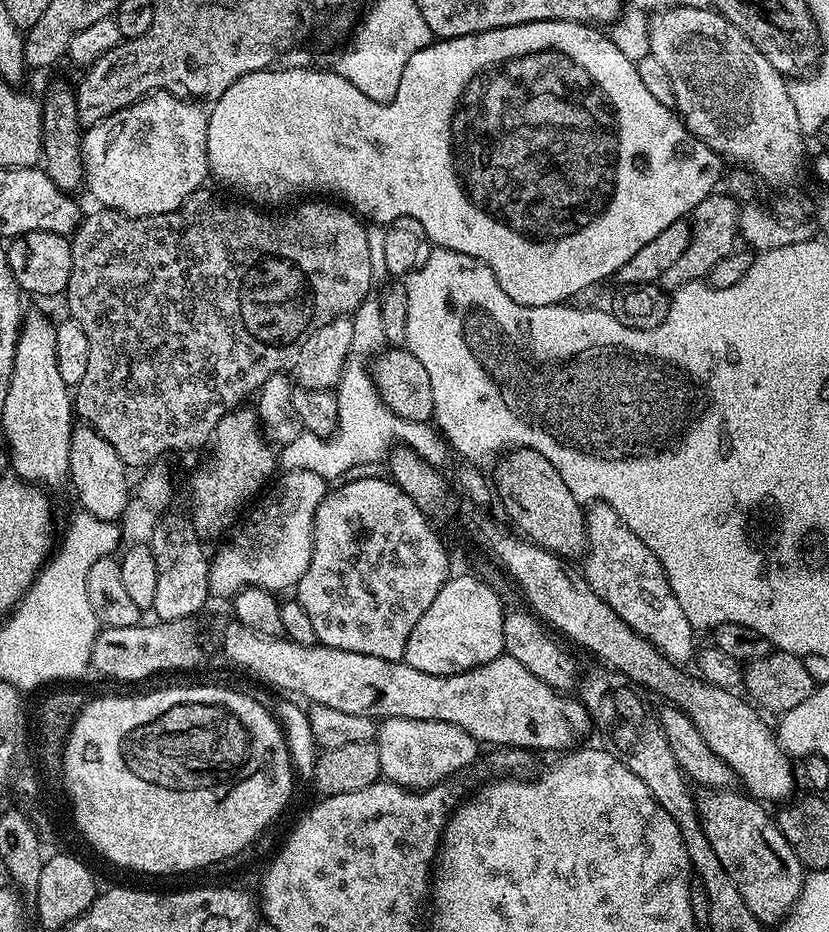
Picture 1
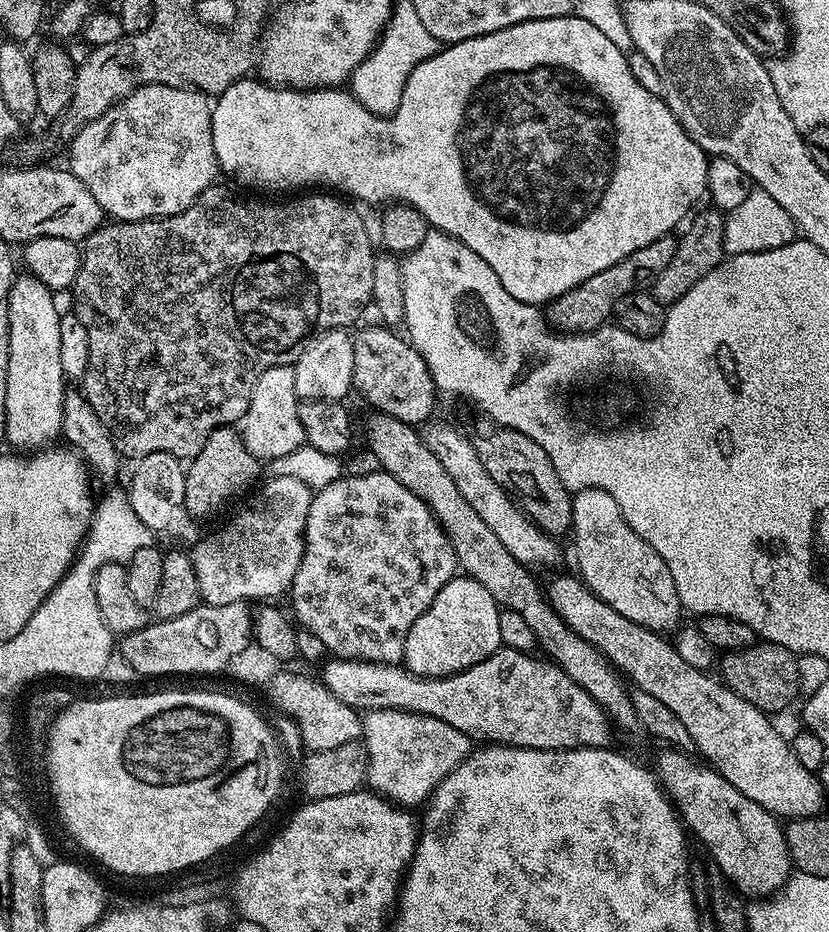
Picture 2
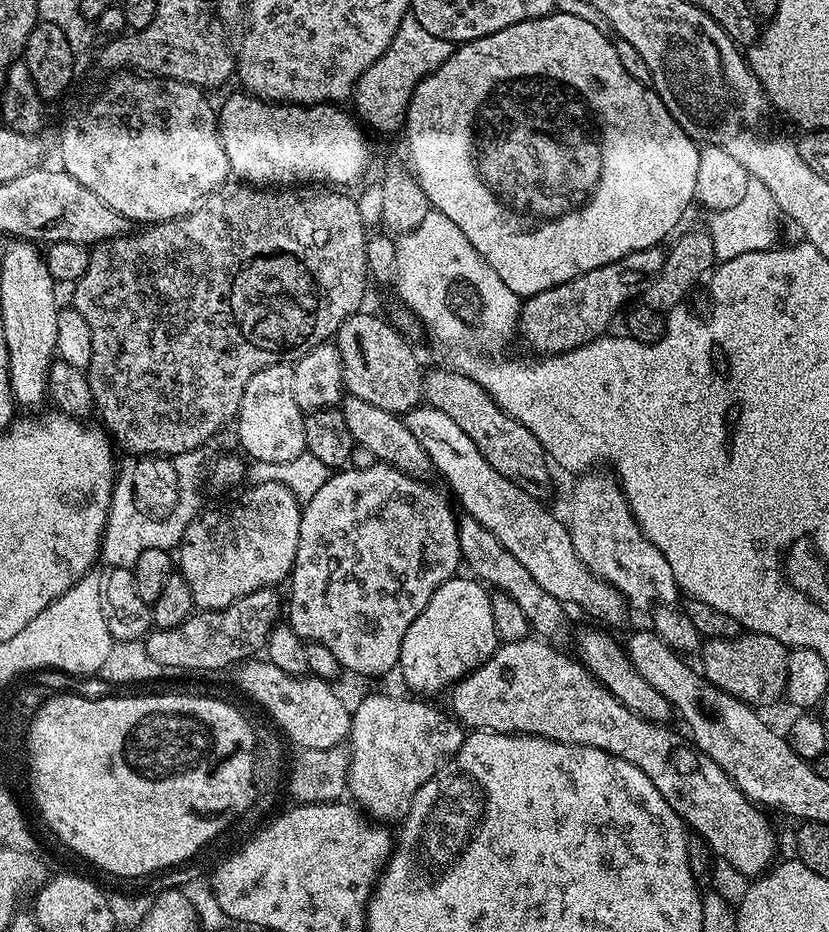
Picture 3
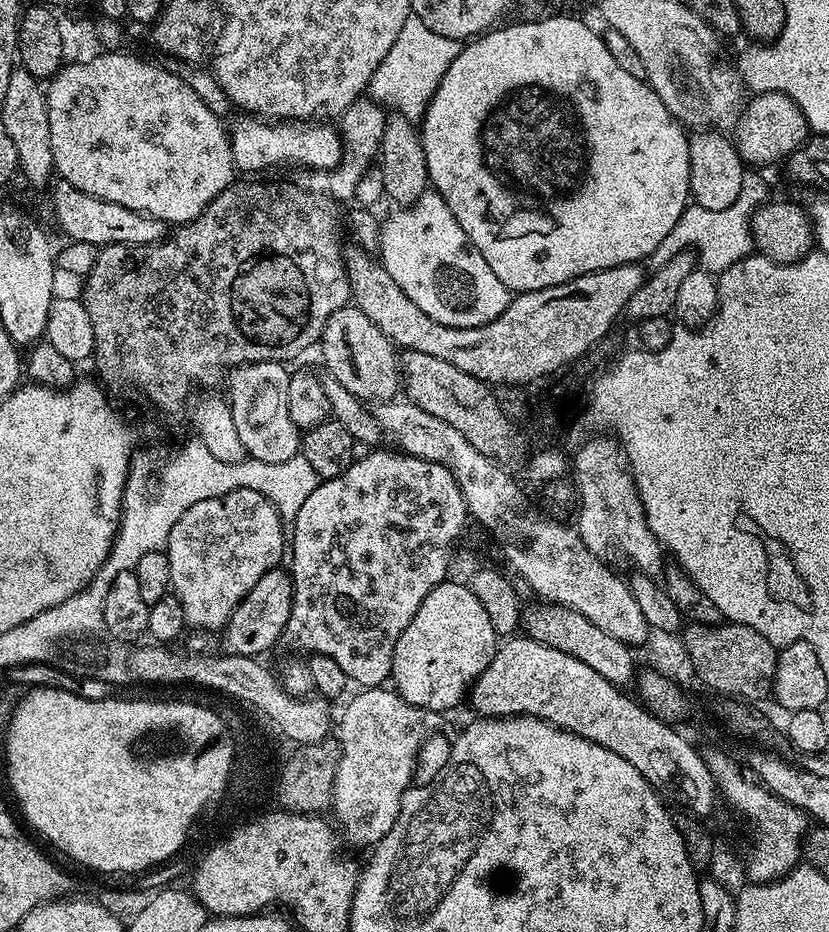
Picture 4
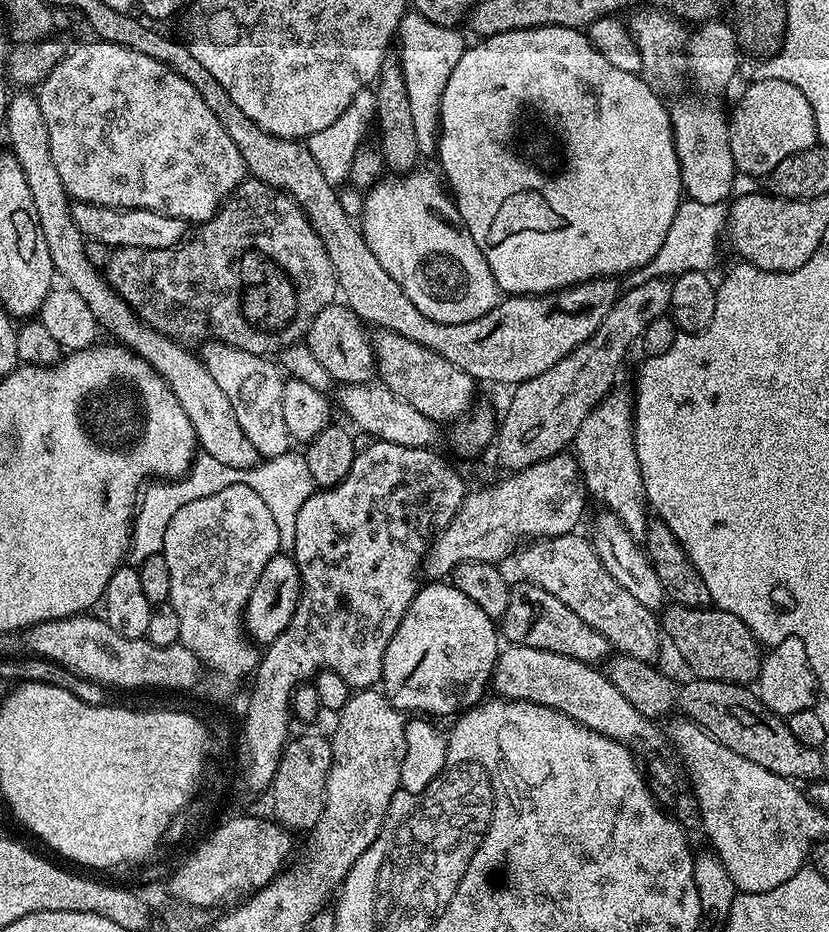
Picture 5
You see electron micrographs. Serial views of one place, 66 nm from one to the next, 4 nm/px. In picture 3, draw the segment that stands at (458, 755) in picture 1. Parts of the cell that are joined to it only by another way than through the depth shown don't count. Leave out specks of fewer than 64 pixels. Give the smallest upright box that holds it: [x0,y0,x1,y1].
[348,696,466,822]

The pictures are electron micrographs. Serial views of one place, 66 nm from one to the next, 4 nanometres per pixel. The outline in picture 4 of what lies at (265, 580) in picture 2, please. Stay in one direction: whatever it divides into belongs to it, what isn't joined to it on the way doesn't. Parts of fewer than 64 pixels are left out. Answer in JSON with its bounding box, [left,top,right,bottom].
[166,489,286,629]

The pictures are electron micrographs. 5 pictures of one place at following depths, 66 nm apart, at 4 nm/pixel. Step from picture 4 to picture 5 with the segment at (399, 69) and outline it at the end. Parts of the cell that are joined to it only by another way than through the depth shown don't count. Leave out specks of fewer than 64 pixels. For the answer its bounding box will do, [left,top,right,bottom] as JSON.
[398,10,466,157]

